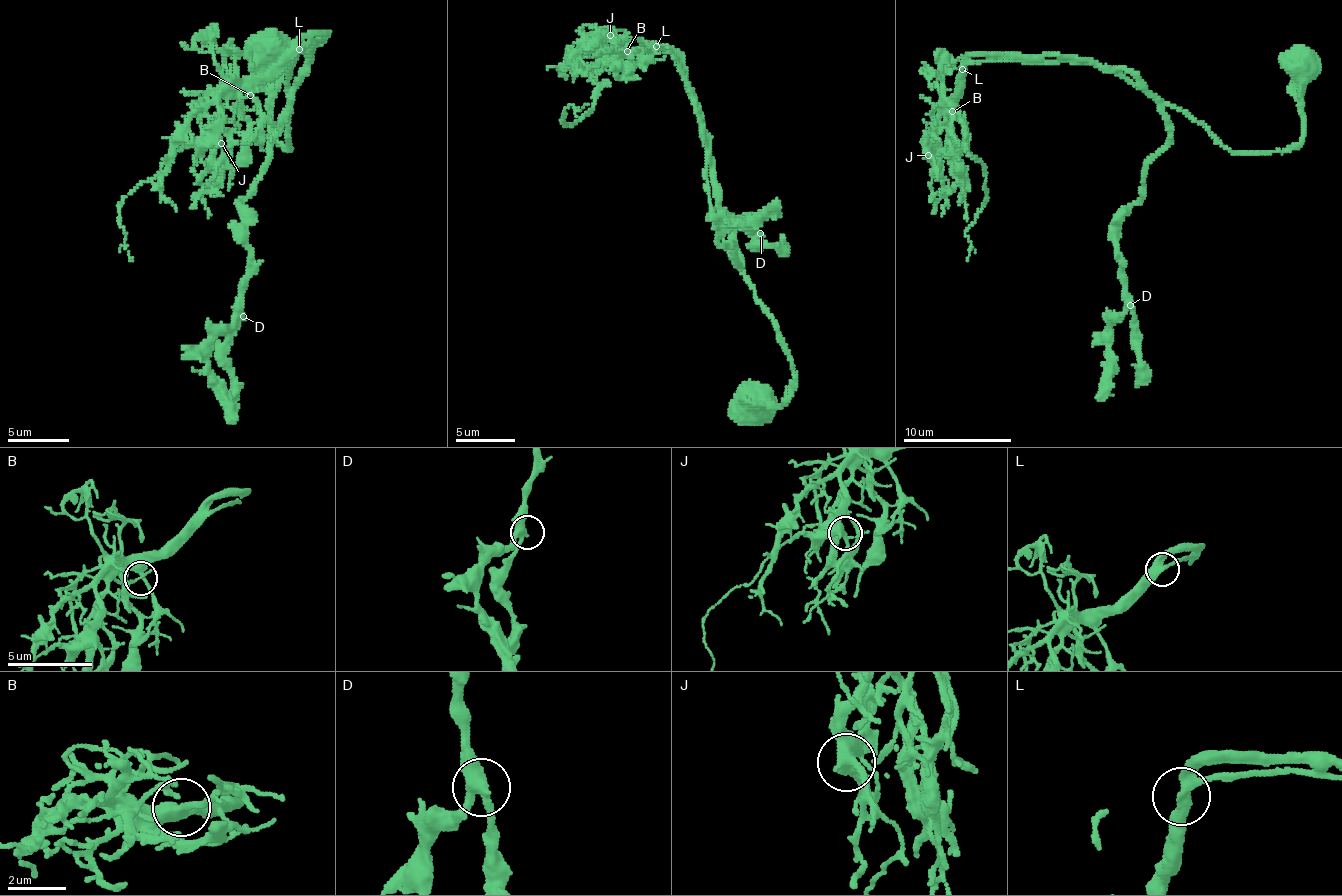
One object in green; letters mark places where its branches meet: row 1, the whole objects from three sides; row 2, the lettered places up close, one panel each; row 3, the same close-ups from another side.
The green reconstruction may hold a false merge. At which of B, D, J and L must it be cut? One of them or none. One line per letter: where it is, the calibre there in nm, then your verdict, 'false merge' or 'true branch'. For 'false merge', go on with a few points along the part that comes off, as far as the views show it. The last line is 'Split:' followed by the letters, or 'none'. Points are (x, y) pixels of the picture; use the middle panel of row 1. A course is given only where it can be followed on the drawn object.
B: place (627, 51); calibre 360 nm; true branch
D: place (760, 233); calibre 360 nm; true branch
J: place (610, 35); calibre 360 nm; true branch
L: place (656, 46); calibre 360 nm; true branch
Split: none

